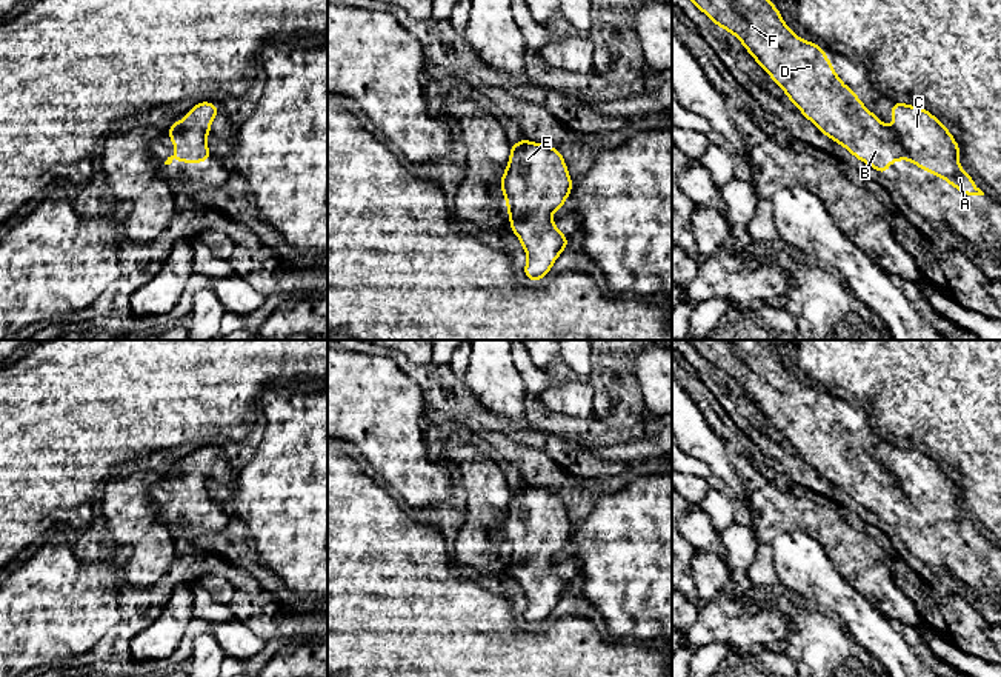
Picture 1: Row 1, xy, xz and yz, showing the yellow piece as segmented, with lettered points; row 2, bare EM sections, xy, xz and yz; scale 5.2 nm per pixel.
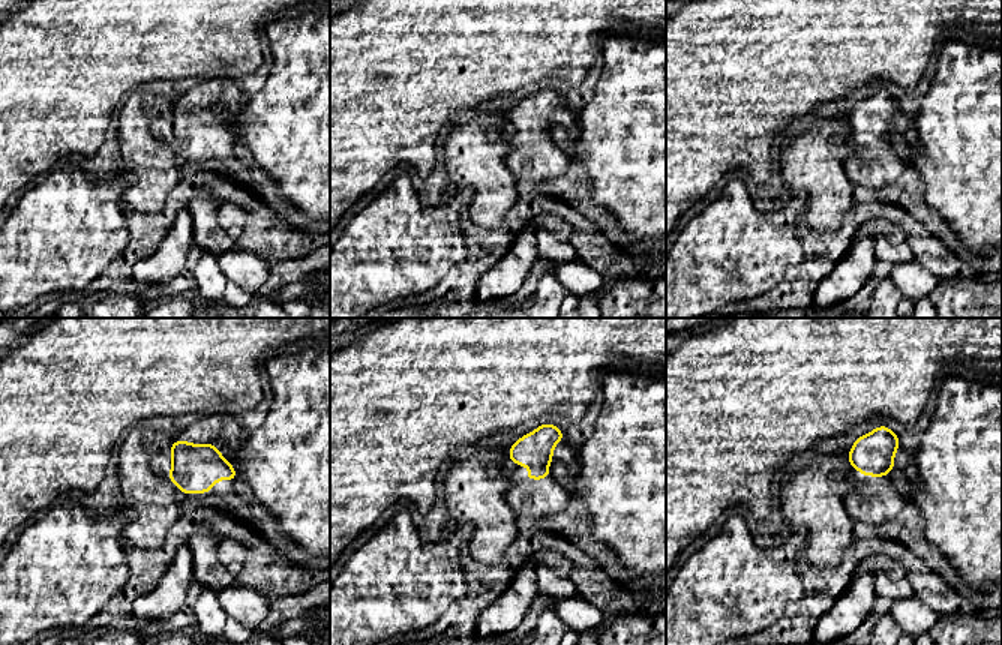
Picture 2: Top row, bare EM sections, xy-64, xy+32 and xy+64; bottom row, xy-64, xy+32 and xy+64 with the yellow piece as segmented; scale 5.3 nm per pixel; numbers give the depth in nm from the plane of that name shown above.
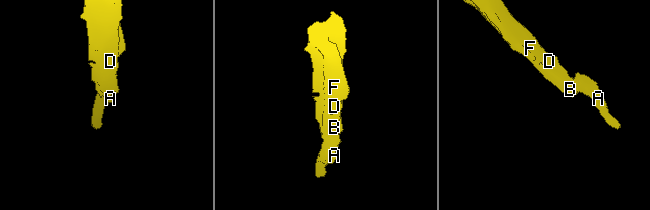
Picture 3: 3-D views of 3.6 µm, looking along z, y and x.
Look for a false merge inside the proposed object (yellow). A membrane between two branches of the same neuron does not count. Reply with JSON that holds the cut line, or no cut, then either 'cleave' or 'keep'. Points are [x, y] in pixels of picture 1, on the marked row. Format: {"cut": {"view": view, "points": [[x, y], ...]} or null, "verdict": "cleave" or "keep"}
{"cut": null, "verdict": "keep"}

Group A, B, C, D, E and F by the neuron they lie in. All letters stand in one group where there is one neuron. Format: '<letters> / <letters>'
A B C D E F

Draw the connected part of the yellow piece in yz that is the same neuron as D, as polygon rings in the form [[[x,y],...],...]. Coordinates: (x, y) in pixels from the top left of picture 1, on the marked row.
[[[690,0],[713,25],[733,34],[786,92],[787,98],[810,120],[820,132],[844,146],[853,157],[887,174],[889,165],[912,160],[916,168],[926,169],[955,186],[963,195],[984,195],[973,178],[959,166],[959,145],[947,126],[921,106],[895,102],[890,108],[893,126],[884,125],[870,112],[860,97],[841,82],[826,51],[812,42],[800,38],[783,20],[778,6],[769,0]]]

